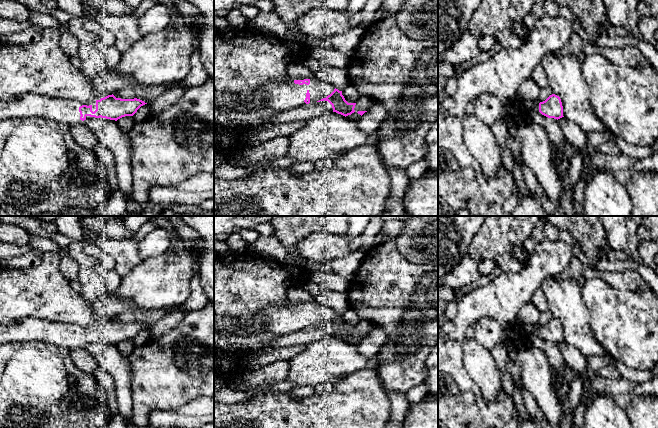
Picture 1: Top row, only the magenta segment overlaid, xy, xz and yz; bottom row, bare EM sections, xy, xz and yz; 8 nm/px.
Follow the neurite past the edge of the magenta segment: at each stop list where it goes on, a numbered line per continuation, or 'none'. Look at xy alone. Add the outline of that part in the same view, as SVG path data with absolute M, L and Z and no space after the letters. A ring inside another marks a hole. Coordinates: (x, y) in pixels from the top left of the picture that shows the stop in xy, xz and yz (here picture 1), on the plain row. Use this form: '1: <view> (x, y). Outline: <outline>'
1: xy (66, 335). Outline: M25 318L20 322L13 323L9 326L3 326L0 324L0 344L9 342L29 342L29 341L41 341L60 347L65 347L70 350L84 348L86 345L94 343L95 341L86 340L86 343L82 345L80 343L79 331L82 329L91 329L92 335L96 334L96 324L90 324L89 326L83 327L70 323L61 322L50 322L37 318Z

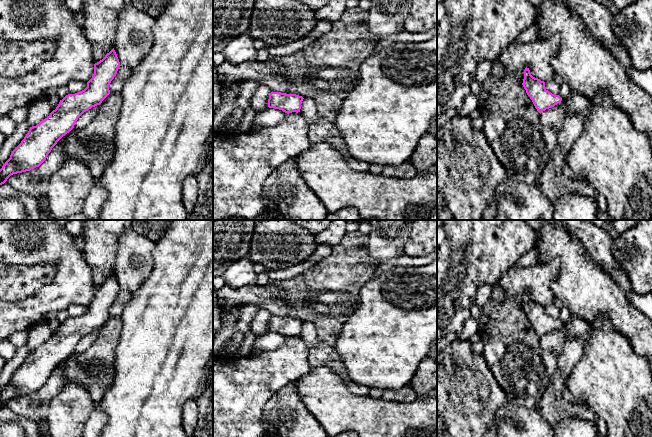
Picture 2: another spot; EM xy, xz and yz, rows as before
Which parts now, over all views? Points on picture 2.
none

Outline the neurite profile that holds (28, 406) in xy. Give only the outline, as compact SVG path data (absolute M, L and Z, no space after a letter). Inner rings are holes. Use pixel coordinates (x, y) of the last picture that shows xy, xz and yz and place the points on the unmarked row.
M57 366L39 391L13 398L7 403L7 407L15 414L31 419L37 424L47 422L50 401L61 391L64 385L64 368Z

